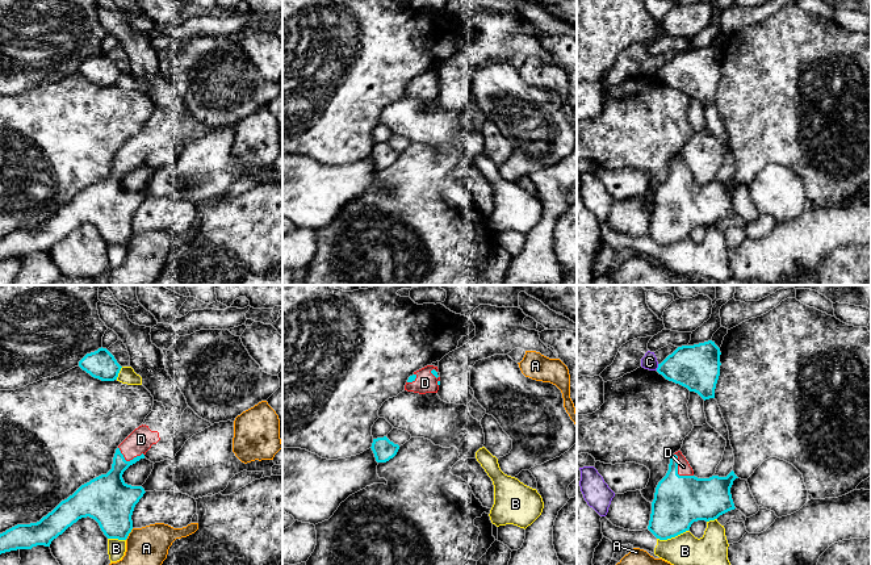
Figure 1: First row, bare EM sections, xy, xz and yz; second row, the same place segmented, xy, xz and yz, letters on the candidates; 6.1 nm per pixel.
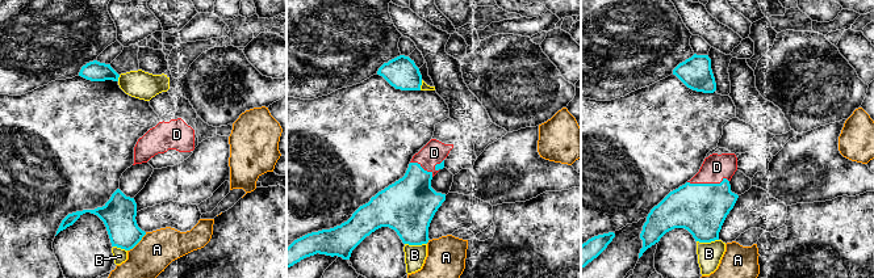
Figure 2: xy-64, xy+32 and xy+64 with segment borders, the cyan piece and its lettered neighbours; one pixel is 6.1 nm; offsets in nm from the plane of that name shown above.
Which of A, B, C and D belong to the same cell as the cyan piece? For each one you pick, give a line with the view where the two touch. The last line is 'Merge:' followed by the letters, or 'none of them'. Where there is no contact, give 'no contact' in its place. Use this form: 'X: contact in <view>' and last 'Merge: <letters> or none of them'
D: contact in yz
Merge: D

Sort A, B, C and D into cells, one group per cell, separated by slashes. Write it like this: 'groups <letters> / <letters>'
groups A / B / C / D

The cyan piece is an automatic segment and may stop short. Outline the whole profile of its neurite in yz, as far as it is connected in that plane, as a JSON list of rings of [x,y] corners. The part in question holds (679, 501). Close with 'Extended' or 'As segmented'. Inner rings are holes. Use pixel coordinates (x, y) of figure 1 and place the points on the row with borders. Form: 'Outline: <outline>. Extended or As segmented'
Outline: [[[675,452],[670,459],[666,476],[656,487],[648,530],[657,539],[667,540],[688,531],[694,522],[715,520],[720,515],[734,510],[730,487],[736,478],[738,477],[733,470],[726,477],[698,478],[682,452]]]. Extended

